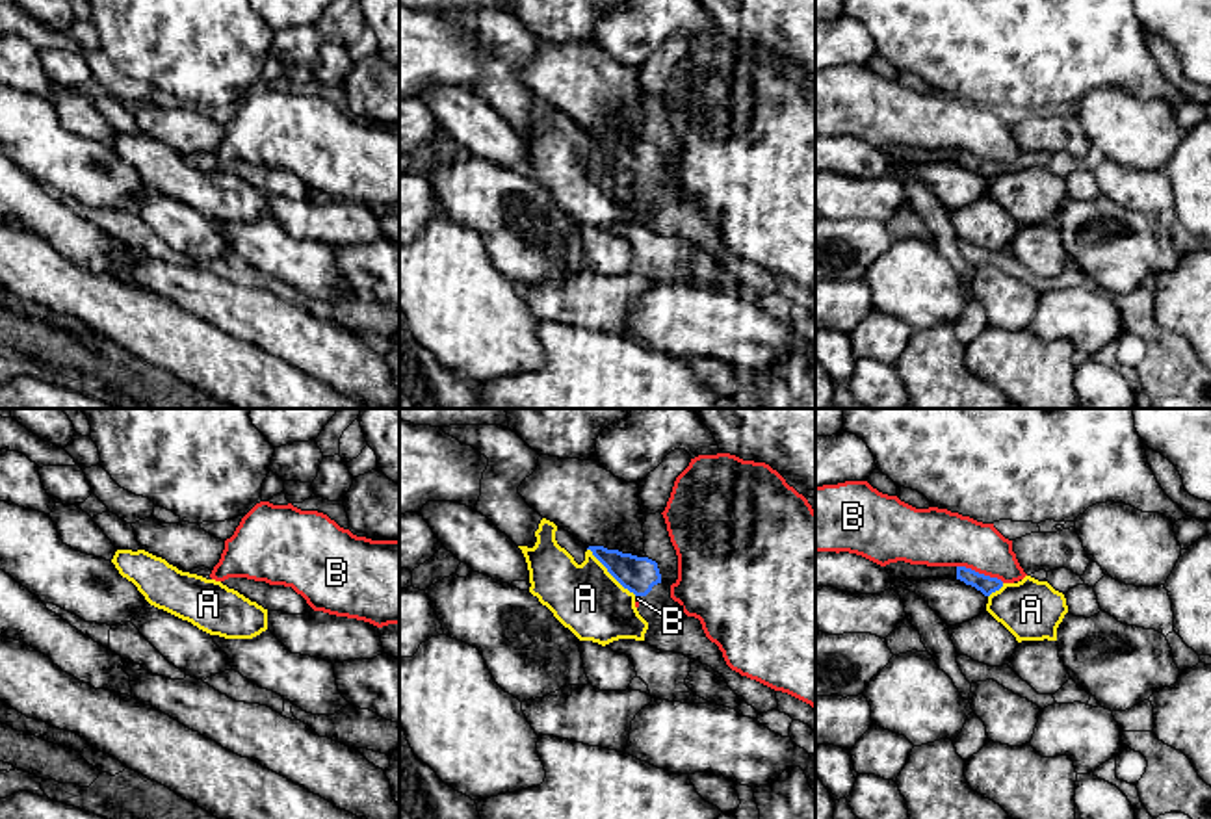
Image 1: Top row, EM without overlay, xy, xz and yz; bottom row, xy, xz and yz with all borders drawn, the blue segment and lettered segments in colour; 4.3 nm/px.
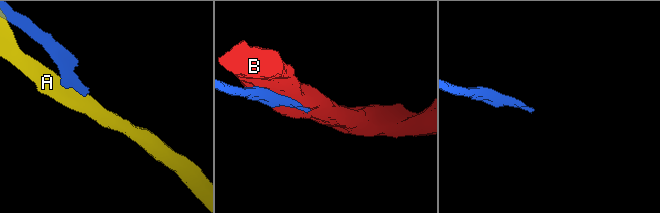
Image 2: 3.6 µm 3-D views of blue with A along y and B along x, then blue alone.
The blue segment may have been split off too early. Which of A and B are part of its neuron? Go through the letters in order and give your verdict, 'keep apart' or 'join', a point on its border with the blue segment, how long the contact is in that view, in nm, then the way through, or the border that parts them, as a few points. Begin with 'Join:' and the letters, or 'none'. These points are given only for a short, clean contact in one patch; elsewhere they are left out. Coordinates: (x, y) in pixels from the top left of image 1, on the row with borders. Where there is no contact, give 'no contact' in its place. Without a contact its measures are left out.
Join: none
A: keep apart; meets blue in xz at (612, 574); contact 300 nm long
B: keep apart; meets blue in yz at (981, 574); contact 220 nm long

